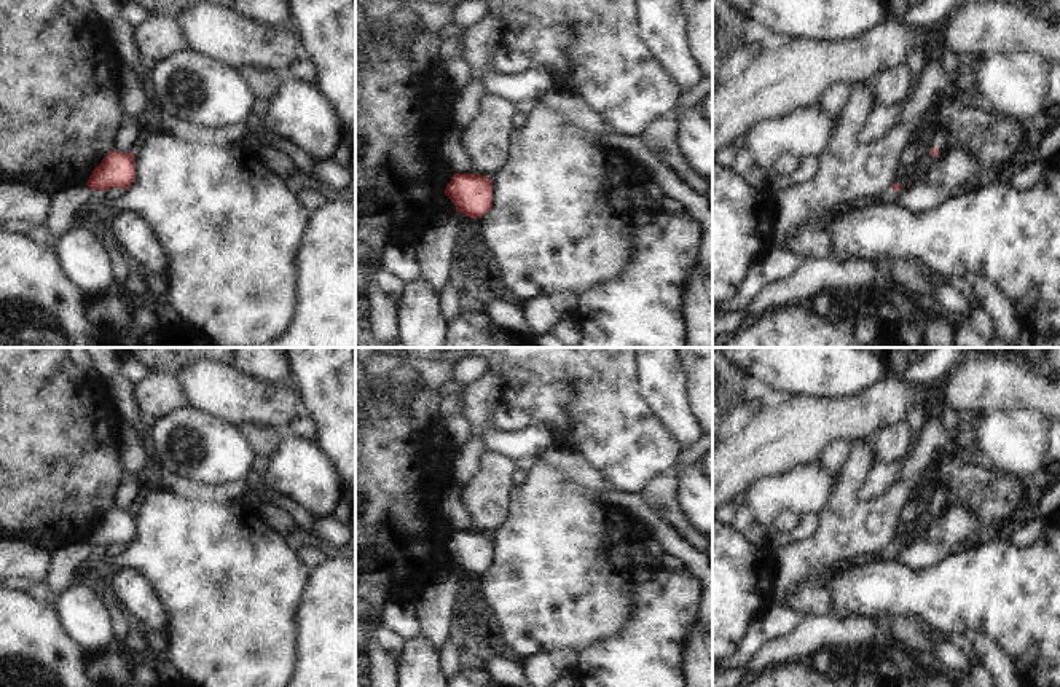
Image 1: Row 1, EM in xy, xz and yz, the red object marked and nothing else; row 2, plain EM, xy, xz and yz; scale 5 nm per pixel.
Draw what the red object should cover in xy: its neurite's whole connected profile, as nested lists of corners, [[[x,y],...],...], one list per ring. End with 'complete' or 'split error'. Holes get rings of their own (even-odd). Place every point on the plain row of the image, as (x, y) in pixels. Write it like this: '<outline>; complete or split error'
[[[108,508],[102,520],[92,528],[88,544],[107,548],[108,545],[128,547],[135,536],[134,510]]]; complete

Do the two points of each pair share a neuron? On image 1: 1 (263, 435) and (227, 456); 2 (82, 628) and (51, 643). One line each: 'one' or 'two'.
1: two
2: two

